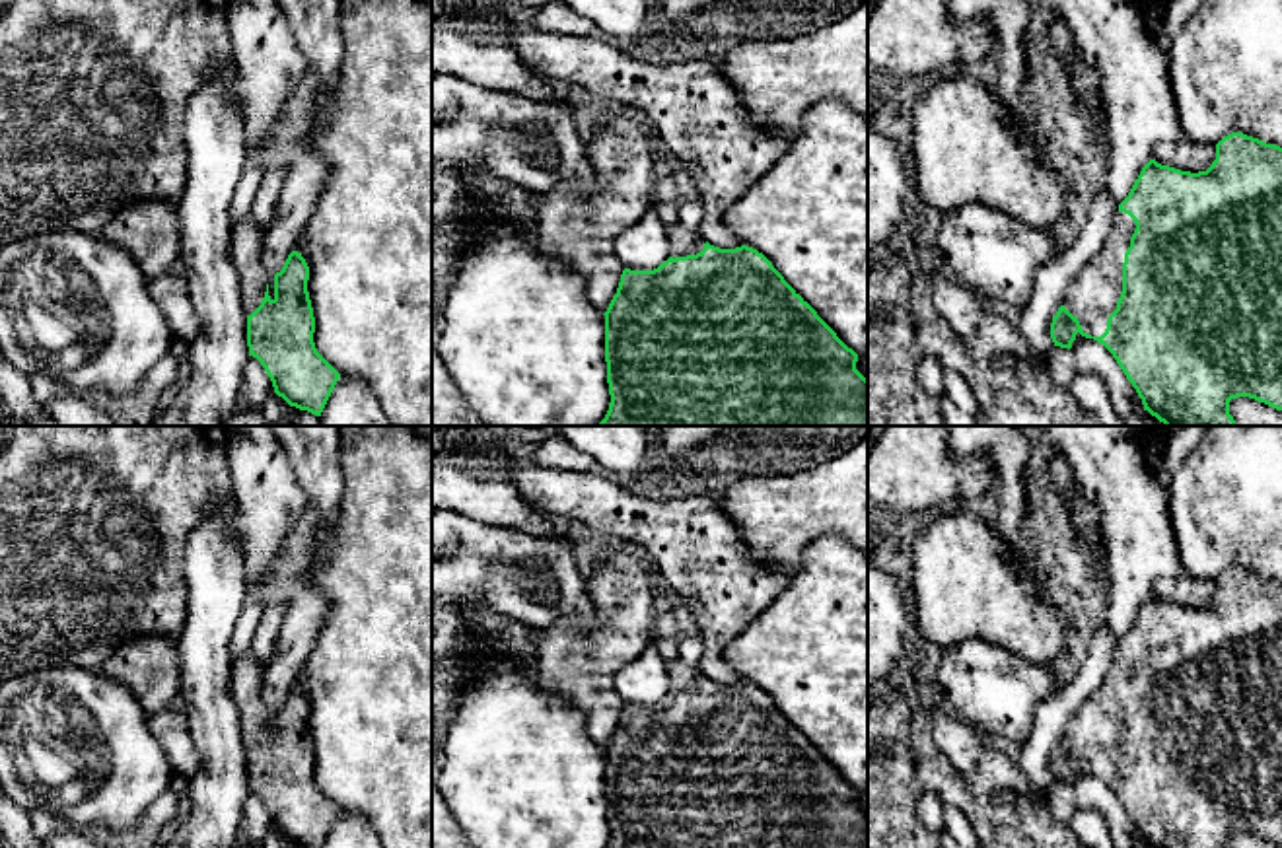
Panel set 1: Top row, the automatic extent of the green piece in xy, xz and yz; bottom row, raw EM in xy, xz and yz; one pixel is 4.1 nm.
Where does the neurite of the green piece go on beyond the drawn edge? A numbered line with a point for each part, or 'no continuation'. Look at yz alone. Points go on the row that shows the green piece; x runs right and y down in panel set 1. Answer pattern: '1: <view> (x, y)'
1: yz (1092, 296)

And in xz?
1: xz (683, 242)

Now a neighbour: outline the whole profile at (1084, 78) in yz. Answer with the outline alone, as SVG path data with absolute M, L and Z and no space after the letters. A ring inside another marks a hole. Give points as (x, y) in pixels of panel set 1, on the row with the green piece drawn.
M1056 18L1047 25L1045 37L1068 68L1074 97L1105 117L1101 76L1097 68L1086 62L1080 54L1068 23L1062 18Z

